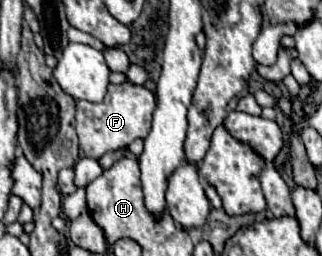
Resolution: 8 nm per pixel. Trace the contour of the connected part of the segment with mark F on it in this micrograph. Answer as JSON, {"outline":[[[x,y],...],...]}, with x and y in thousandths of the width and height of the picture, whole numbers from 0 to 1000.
{"outline":[[[373,324],[335,332],[335,363],[317,402],[236,395],[236,520],[248,543],[248,582],[280,621],[311,621],[329,590],[391,582],[416,543],[453,543],[472,496],[472,441],[484,426],[478,371],[435,332]]]}

